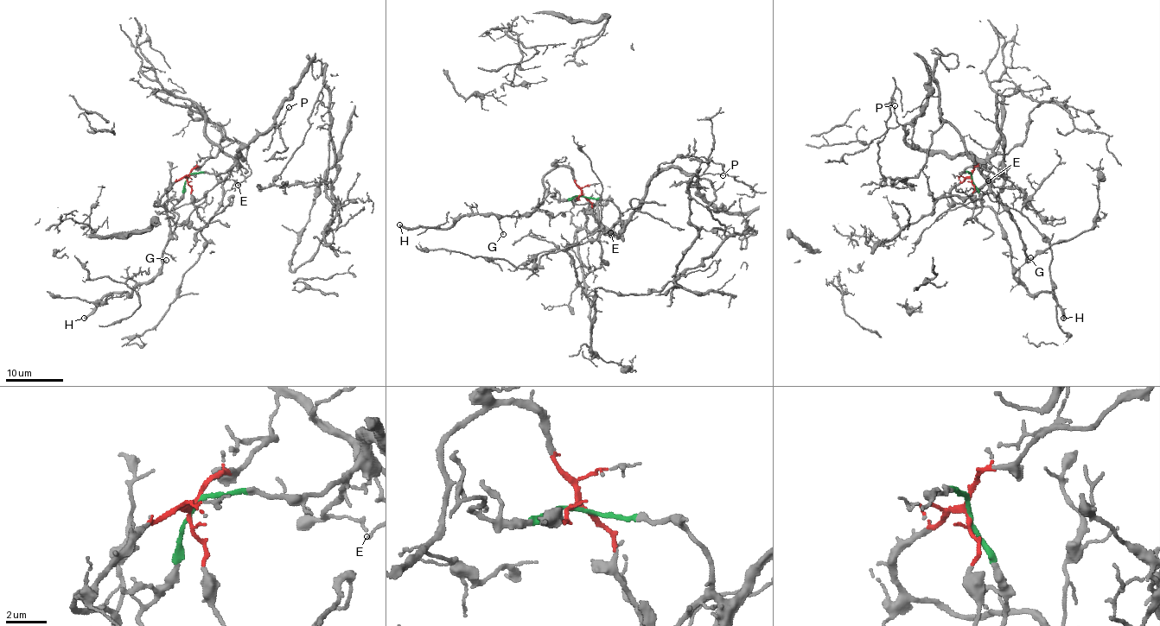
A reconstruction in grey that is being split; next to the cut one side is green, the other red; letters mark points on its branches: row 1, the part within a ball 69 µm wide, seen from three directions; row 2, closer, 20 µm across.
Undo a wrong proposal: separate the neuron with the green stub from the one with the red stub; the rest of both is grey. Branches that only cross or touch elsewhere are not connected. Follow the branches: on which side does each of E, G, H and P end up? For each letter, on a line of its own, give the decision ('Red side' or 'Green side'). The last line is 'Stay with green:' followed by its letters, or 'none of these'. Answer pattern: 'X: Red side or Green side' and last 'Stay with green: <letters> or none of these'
E: Green side
G: Red side
H: Red side
P: Green side
Stay with green: E, P

